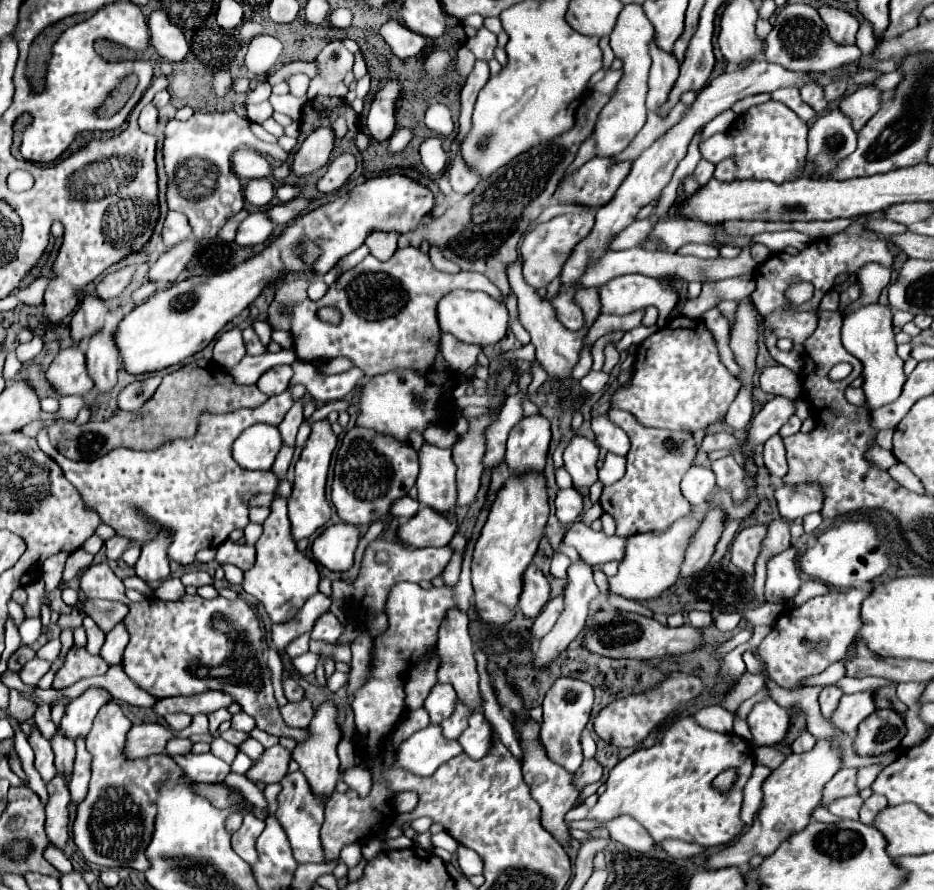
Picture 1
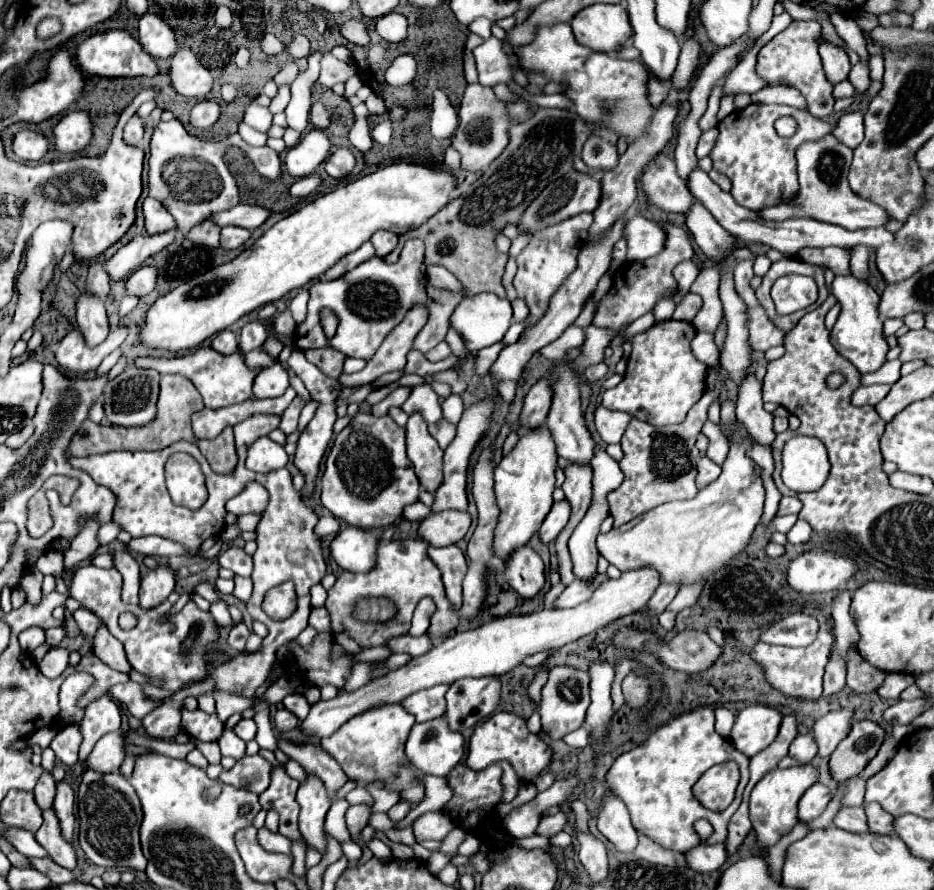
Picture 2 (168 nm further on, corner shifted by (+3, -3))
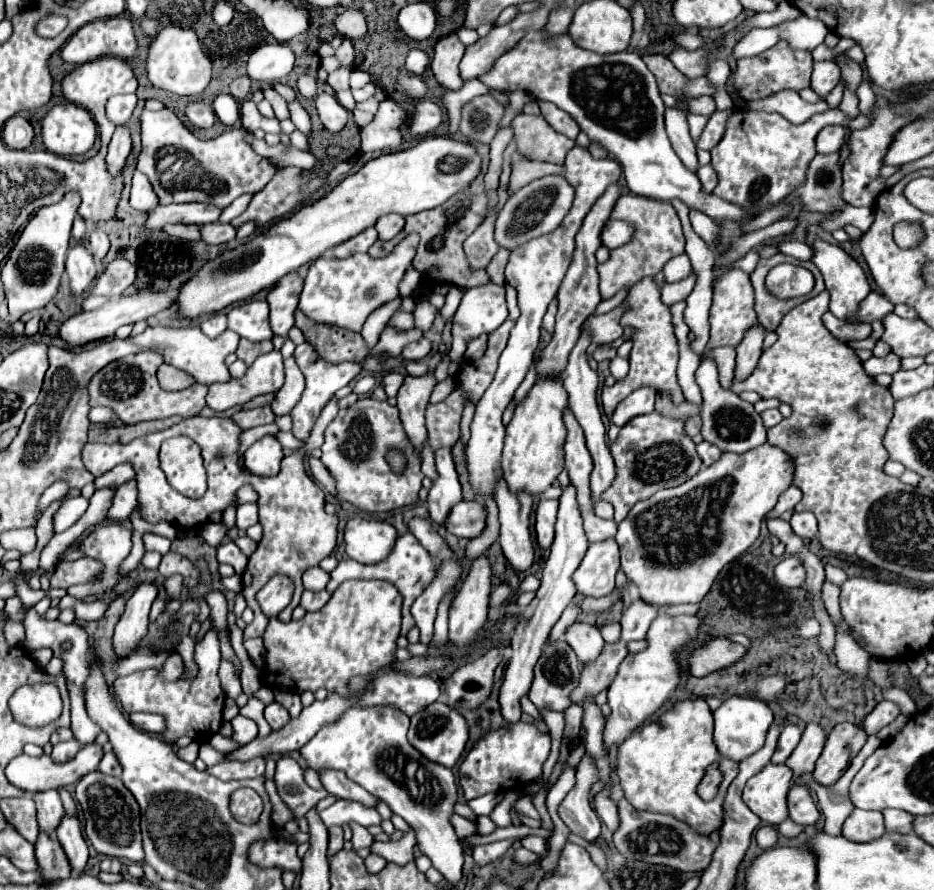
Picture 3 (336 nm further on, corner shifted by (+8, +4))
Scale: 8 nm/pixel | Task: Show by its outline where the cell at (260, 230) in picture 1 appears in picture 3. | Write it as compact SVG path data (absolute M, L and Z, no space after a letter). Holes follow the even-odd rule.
M208 223L208 225L202 225L200 227L200 235L202 235L202 241L208 243L208 245L222 245L222 243L228 243L236 237L236 229L228 223Z

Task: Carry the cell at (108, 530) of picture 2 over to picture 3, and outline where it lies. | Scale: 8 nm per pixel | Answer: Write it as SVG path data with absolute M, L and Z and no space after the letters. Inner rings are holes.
M130 479L126 483L122 483L114 495L114 503L108 511L108 519L110 521L126 521L136 505L136 499L138 499L138 487L136 487L136 481Z

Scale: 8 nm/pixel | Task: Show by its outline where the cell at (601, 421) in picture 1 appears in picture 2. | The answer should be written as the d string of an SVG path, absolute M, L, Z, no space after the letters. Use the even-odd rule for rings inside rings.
M603 406L595 410L595 428L605 444L619 444L631 416L625 412L613 412Z

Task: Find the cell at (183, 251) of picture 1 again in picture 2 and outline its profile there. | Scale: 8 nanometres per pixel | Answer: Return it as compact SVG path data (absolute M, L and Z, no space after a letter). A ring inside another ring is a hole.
M141 266L137 268L127 280L125 280L127 292L135 296L145 296L157 286L157 272L151 266Z

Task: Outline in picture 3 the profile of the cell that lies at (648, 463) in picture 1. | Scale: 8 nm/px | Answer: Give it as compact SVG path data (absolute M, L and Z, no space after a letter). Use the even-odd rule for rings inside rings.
M658 413L638 415L630 419L622 429L616 441L610 443L610 453L616 463L616 477L602 493L604 501L610 501L616 509L614 519L620 523L626 519L634 503L652 497L660 489L676 487L688 481L702 467L702 459L696 453L696 445L684 433L684 419L668 419Z

